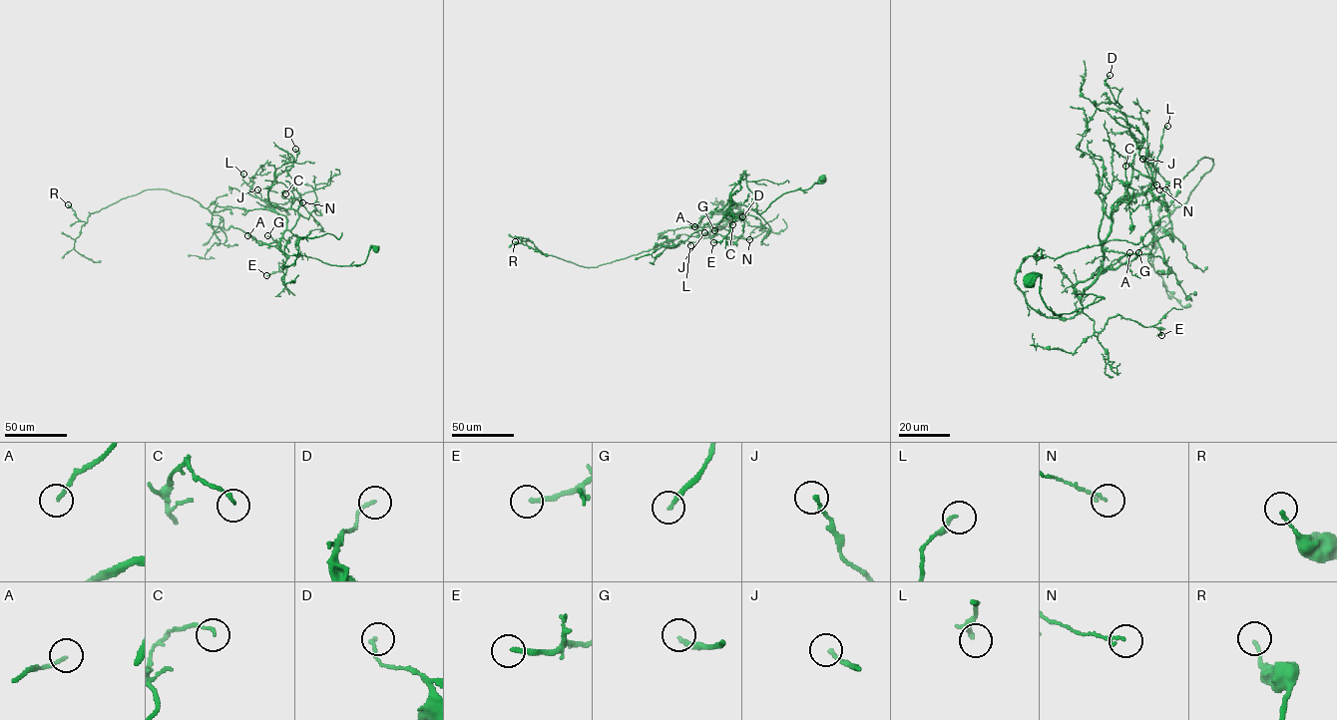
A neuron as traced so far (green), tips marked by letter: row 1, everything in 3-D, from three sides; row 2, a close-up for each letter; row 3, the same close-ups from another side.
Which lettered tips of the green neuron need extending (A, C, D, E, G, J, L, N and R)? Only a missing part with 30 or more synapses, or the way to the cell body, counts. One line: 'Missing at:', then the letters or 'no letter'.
Missing at: E, G

